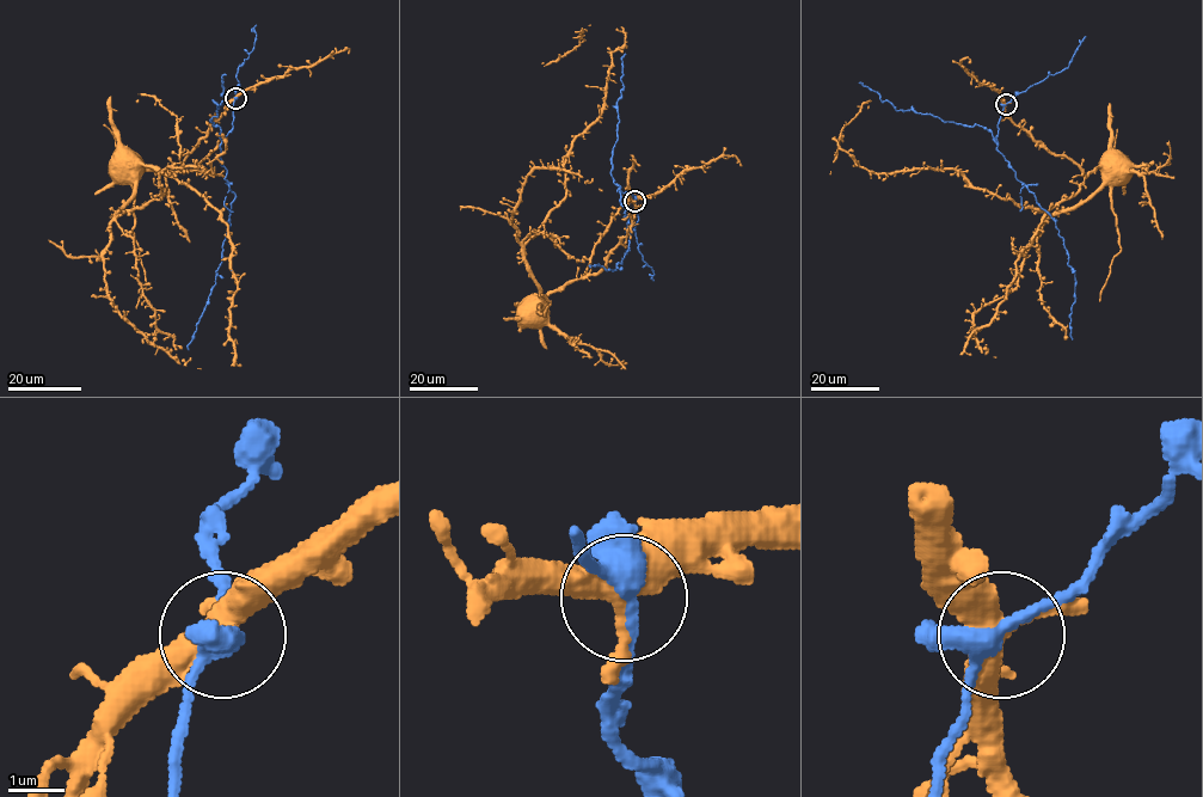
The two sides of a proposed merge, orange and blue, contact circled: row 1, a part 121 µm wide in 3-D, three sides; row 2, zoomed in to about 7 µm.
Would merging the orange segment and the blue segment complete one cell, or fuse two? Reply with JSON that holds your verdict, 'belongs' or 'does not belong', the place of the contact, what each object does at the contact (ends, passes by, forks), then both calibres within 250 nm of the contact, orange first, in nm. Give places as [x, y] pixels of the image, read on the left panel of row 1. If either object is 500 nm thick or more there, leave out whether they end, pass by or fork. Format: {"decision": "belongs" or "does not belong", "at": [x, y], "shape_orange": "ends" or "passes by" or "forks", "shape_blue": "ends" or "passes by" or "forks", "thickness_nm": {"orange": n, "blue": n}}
{"decision": "belongs", "at": [235, 98], "shape_orange": "forks", "shape_blue": "forks", "thickness_nm": {"orange": 380, "blue": 320}}

